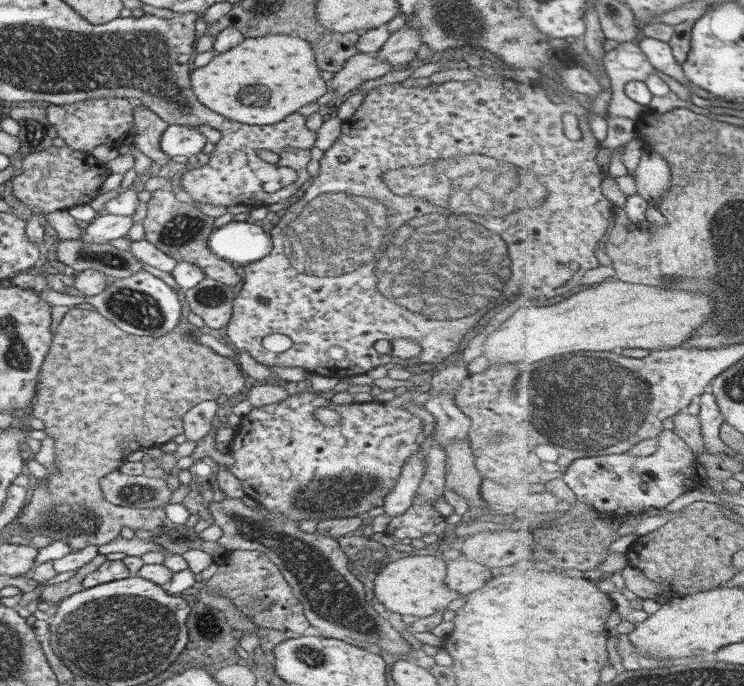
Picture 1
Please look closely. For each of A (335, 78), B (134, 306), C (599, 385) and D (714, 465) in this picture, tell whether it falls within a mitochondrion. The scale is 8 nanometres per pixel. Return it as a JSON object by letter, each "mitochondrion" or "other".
{"A":"other","B":"mitochondrion","C":"mitochondrion","D":"other"}

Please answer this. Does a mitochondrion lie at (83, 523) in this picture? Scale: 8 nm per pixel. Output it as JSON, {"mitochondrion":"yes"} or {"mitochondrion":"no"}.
{"mitochondrion":"yes"}

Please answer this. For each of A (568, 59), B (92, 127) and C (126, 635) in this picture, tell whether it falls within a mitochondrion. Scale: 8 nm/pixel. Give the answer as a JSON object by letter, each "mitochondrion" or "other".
{"A":"other","B":"other","C":"mitochondrion"}

